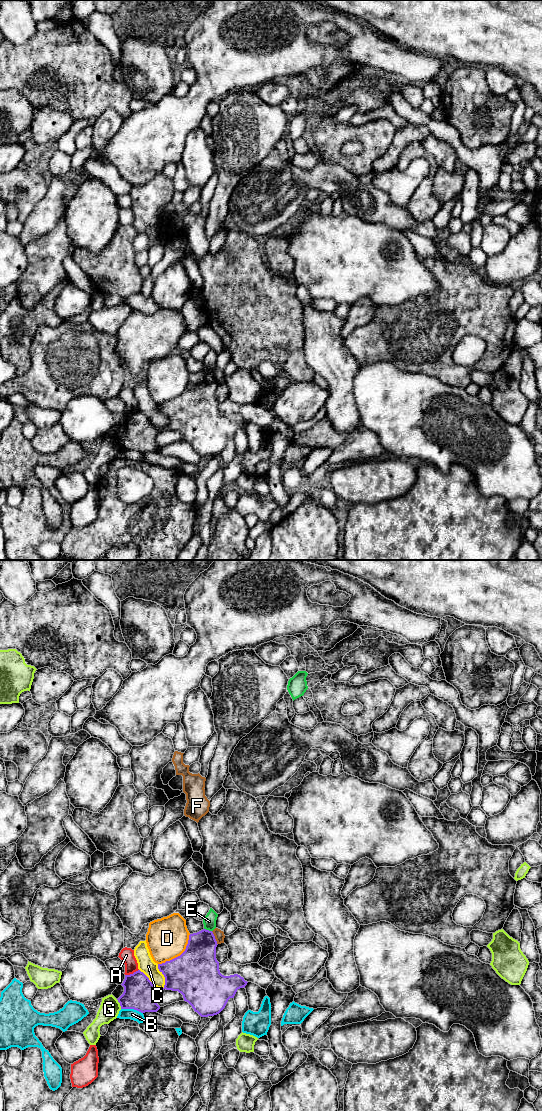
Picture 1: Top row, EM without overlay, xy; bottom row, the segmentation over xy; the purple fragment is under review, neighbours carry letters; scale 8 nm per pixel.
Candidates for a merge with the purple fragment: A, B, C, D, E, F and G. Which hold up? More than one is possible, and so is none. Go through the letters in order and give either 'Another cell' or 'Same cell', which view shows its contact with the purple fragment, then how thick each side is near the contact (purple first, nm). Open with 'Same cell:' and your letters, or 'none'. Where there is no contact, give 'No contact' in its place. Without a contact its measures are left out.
Same cell: none
A: Another cell. Touches purple in xy. Thickness 260 nm (purple) against 110 nm
B: Another cell. Touches purple in xy. Thickness 260 nm (purple) against 90 nm
C: Another cell. Touches purple in xy. Thickness 280 nm (purple) against 130 nm
D: Another cell. Touches purple in xy. Thickness 380 nm (purple) against 320 nm
E: Another cell. Touches purple in xy. Thickness 280 nm (purple) against 110 nm
F: Another cell. Touches purple in xy. Thickness 300 nm (purple) against 80 nm
G: Another cell. Touches purple in xy. Thickness 260 nm (purple) against 160 nm

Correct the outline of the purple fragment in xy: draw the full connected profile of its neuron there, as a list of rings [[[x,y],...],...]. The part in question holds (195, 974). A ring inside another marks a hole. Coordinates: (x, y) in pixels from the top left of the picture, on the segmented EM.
[[[203,929],[190,934],[186,949],[180,956],[158,964],[159,971],[165,977],[163,989],[155,987],[140,970],[125,975],[121,984],[124,987],[124,992],[117,999],[121,1009],[134,1009],[141,1013],[157,1012],[160,1006],[156,1003],[156,997],[162,990],[166,989],[181,993],[184,1001],[188,1002],[201,1017],[219,1014],[225,1008],[228,1000],[234,998],[237,990],[245,988],[248,982],[238,974],[224,976],[220,973],[219,962],[216,959],[217,945],[212,931]]]

